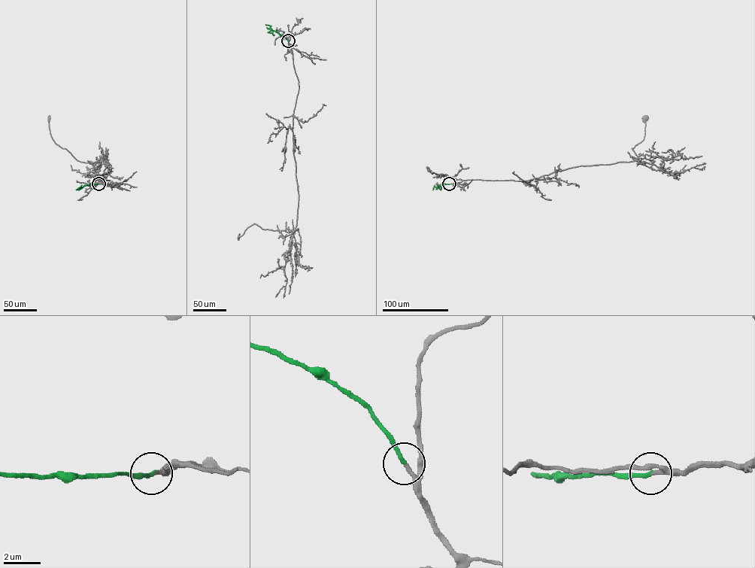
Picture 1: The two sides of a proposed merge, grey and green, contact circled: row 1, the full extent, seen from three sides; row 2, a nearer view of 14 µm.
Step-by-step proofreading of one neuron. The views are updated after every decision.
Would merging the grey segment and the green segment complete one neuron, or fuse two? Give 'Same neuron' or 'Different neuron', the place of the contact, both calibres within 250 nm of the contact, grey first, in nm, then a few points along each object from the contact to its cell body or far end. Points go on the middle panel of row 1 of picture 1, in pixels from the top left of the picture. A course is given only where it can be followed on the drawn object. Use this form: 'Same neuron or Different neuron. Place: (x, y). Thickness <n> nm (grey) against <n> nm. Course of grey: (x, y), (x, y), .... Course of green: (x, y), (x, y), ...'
Same neuron. Place: (288, 41). Thickness 190 nm (grey) against 200 nm. Course of grey: (287, 41), (299, 86), (292, 129), (298, 192), (296, 226), (294, 232), (286, 232), (253, 223), (238, 237). Course of green: (287, 41), (265, 24)

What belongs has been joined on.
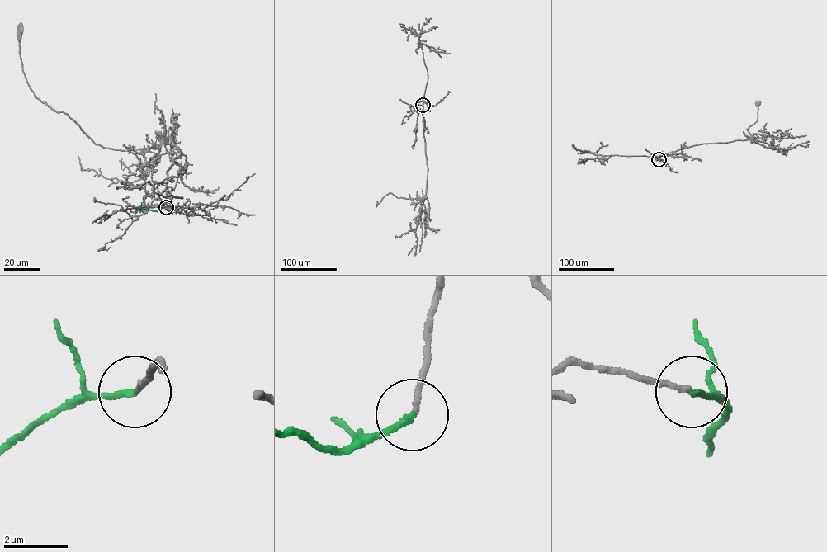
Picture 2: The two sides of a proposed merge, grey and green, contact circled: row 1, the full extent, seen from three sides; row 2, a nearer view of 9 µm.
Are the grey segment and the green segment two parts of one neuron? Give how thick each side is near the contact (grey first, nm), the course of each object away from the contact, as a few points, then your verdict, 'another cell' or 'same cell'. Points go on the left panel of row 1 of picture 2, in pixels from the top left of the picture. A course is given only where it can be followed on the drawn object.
150 nm thick on the grey side, 180 nm on the other; grey runs (166, 207), (167, 172), (181, 155), (177, 148), (163, 143), (120, 150), (96, 144), (30, 89), (20, 30); green runs (166, 207), (157, 211), (139, 206), (141, 202); same cell

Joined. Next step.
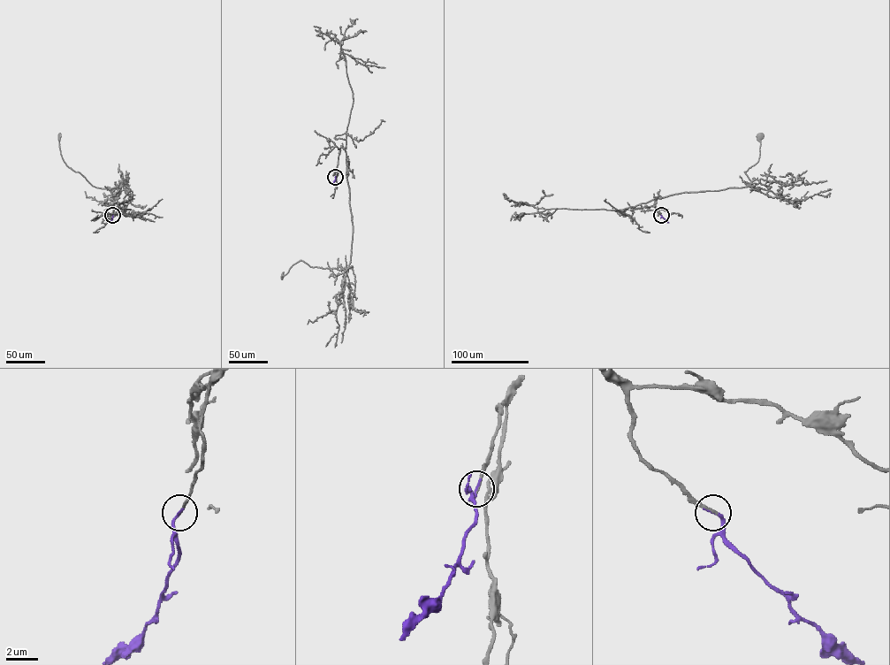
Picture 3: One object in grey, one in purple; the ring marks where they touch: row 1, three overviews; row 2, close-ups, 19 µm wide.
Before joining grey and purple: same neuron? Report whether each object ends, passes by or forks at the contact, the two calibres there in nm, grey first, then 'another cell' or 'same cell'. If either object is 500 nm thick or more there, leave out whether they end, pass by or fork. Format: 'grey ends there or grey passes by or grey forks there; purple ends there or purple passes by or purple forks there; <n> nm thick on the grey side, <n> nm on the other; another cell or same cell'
grey ends there; purple ends there; 150 nm thick on the grey side, 170 nm on the other; same cell

